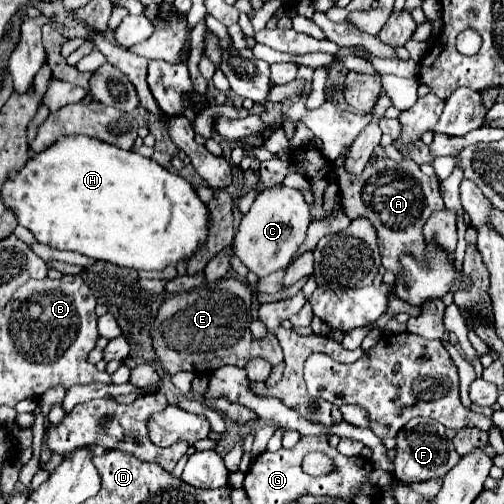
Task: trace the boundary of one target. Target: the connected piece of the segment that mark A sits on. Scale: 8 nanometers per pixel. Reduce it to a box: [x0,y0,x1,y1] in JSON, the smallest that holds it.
[335,155,445,273]

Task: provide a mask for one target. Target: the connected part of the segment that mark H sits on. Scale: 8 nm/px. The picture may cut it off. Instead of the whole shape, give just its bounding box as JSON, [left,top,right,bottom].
[1,135,209,271]

